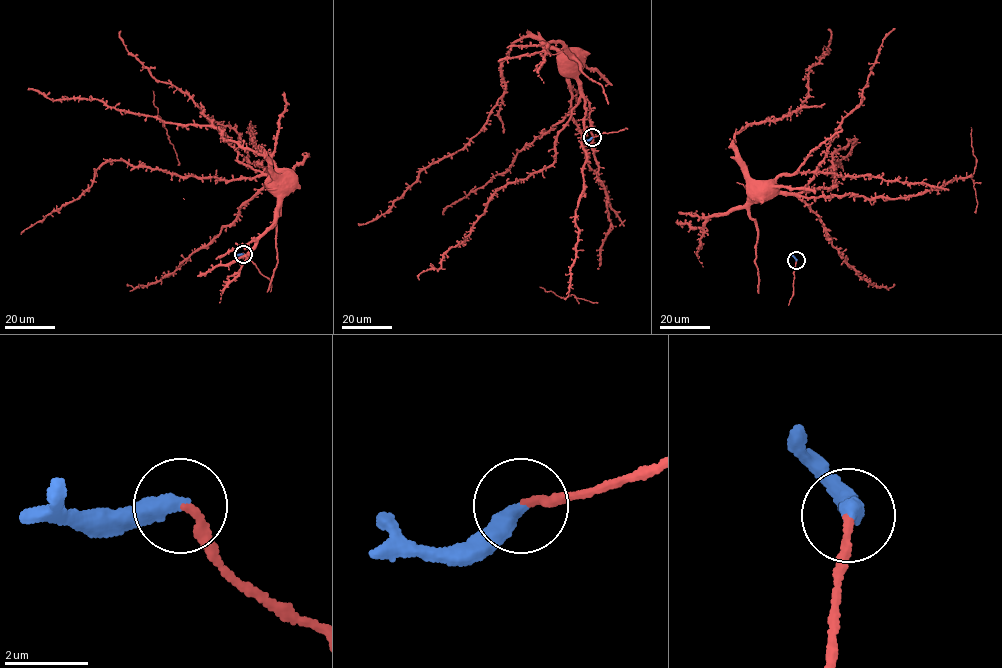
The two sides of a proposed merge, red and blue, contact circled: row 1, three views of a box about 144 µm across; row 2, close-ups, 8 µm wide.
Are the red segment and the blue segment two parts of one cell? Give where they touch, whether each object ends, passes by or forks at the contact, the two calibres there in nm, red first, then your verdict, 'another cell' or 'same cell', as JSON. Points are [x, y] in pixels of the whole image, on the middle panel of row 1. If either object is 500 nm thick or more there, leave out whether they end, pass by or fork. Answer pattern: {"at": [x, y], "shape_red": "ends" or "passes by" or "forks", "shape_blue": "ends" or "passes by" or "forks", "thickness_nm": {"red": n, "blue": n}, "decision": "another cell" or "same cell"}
{"at": [592, 137], "shape_red": "ends", "shape_blue": "ends", "thickness_nm": {"red": 190, "blue": 440}, "decision": "another cell"}

